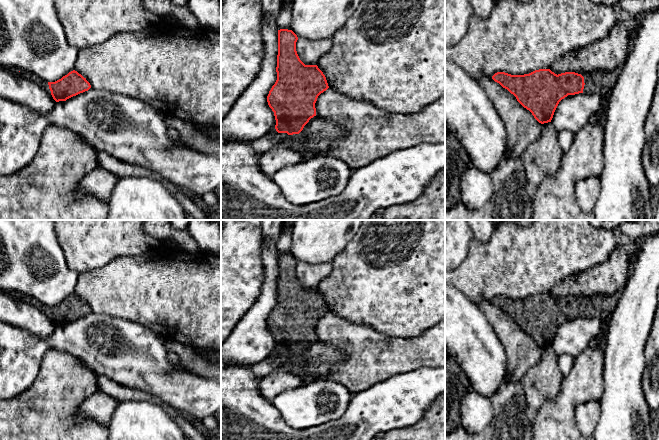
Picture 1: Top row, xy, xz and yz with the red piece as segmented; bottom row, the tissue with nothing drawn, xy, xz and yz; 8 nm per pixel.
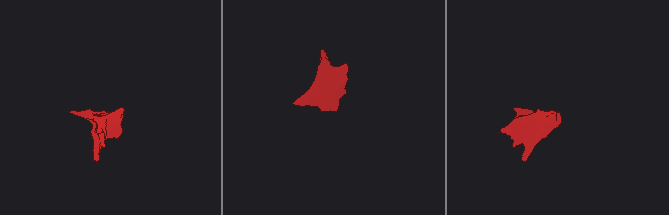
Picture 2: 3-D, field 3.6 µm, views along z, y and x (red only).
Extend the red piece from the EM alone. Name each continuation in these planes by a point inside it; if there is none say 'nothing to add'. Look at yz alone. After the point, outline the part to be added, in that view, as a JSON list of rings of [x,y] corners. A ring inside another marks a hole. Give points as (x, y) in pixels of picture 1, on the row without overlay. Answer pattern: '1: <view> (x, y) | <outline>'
1: yz (601, 306) | [[[623,288],[611,295],[598,295],[592,298],[584,298],[585,318],[598,318],[602,321],[608,319],[621,297]]]

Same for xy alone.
1: xy (24, 297) | [[[21,294],[18,299],[27,302],[33,306],[35,306],[37,309],[41,310],[43,313],[45,313],[48,317],[51,318],[51,315],[49,313],[49,309],[48,306],[42,304],[40,301],[38,301],[37,299],[35,299],[34,297],[31,297],[27,294]]]

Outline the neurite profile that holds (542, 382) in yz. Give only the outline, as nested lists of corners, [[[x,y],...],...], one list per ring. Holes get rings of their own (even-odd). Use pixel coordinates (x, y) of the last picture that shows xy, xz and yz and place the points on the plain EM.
[[[551,346],[544,347],[541,360],[528,370],[521,381],[528,406],[538,411],[546,401],[555,399],[563,378],[556,353]]]

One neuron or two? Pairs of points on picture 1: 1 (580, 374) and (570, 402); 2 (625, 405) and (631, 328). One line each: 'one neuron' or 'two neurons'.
1: one neuron
2: one neuron

